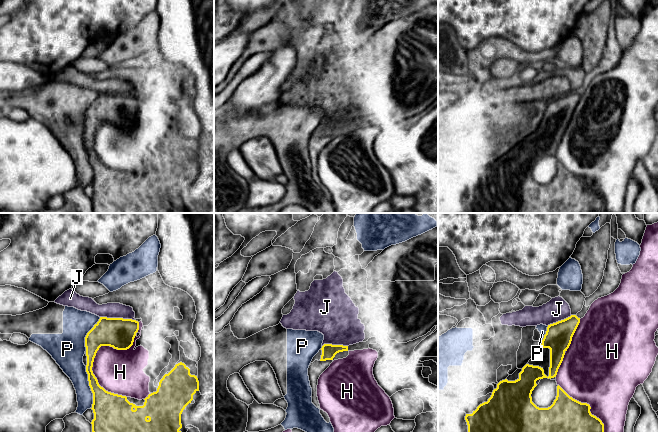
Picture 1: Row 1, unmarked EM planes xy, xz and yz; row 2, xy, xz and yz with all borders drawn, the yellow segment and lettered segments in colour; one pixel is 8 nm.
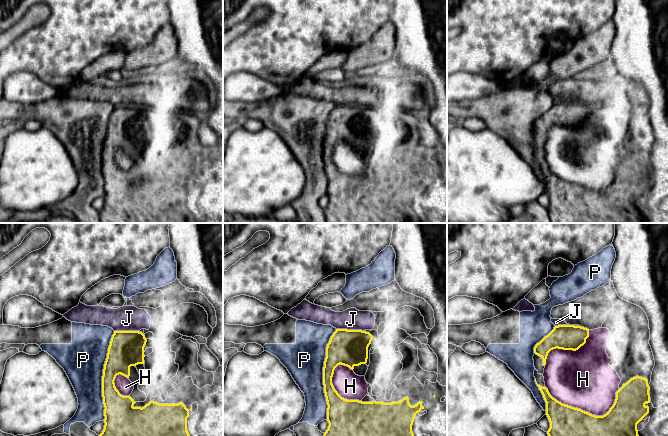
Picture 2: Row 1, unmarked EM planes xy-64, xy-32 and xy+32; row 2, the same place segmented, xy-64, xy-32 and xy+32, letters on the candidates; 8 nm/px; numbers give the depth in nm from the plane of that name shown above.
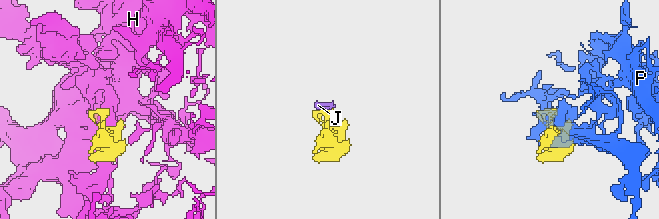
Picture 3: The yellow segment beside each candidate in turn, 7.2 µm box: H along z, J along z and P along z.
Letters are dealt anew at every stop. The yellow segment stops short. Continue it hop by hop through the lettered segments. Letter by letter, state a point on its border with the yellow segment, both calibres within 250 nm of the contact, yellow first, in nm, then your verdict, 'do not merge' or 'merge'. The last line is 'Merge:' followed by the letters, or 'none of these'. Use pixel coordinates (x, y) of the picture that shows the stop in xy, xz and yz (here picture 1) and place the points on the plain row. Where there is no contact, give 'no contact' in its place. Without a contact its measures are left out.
H: contact xy (104, 121); calibres 240 and 360 nm; do not merge
J: contact xy (118, 94); calibres 240 and 130 nm; merge
P: contact xy (90, 163); calibres 280 and 180 nm; do not merge
Merge: J

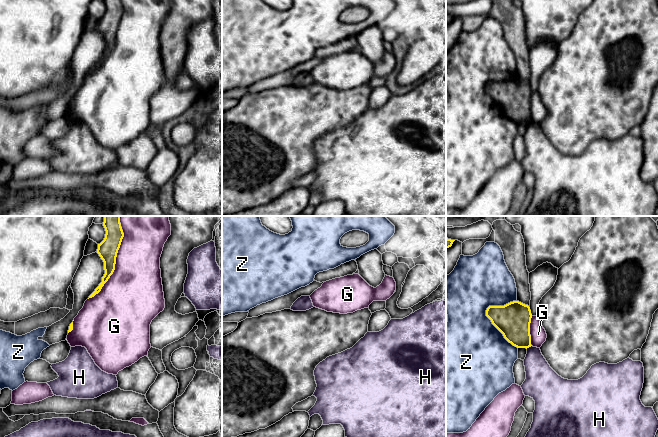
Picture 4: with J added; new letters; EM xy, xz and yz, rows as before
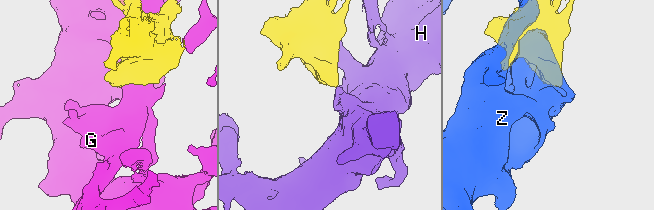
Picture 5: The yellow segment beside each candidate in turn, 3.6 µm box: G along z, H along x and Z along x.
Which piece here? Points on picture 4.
G: contact xy (115, 39); calibres 160 and 440 nm; do not merge
H: contact yz (528, 123); calibres 280 and 220 nm; do not merge
Z: contact yz (496, 103); calibres 280 and 500 nm; do not merge
Merge: none of these

